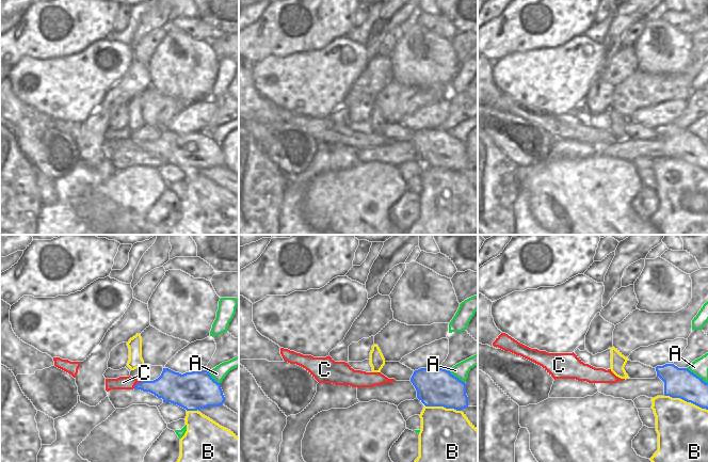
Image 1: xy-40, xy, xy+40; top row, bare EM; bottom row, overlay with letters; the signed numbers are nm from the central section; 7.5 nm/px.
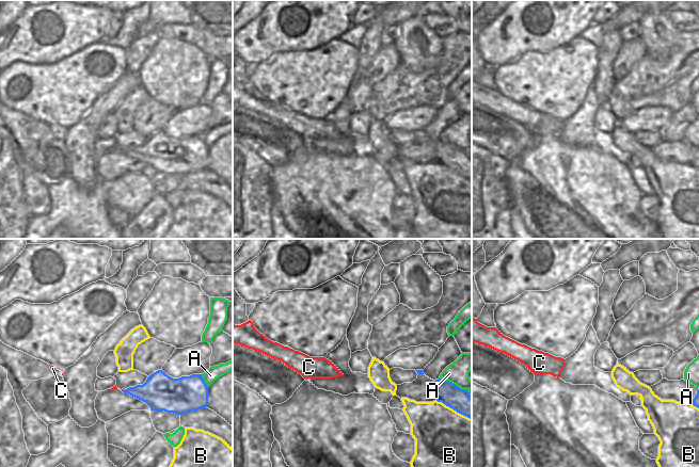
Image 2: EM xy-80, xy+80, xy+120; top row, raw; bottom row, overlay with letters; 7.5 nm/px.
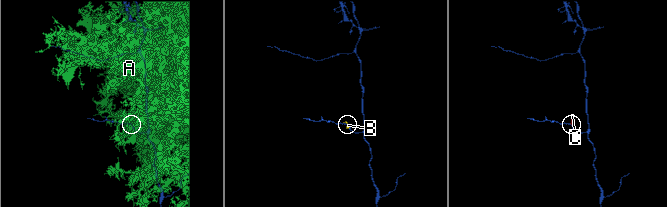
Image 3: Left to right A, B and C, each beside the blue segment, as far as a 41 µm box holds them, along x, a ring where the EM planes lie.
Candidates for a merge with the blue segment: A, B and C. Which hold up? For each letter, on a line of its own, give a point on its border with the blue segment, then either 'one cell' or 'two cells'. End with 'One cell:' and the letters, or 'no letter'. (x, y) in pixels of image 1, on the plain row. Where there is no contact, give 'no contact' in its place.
A: xy+40 (696, 137) | two cells
B: xy+40 (686, 161) | two cells
C: xy-40 (137, 144) | one cell
One cell: C

